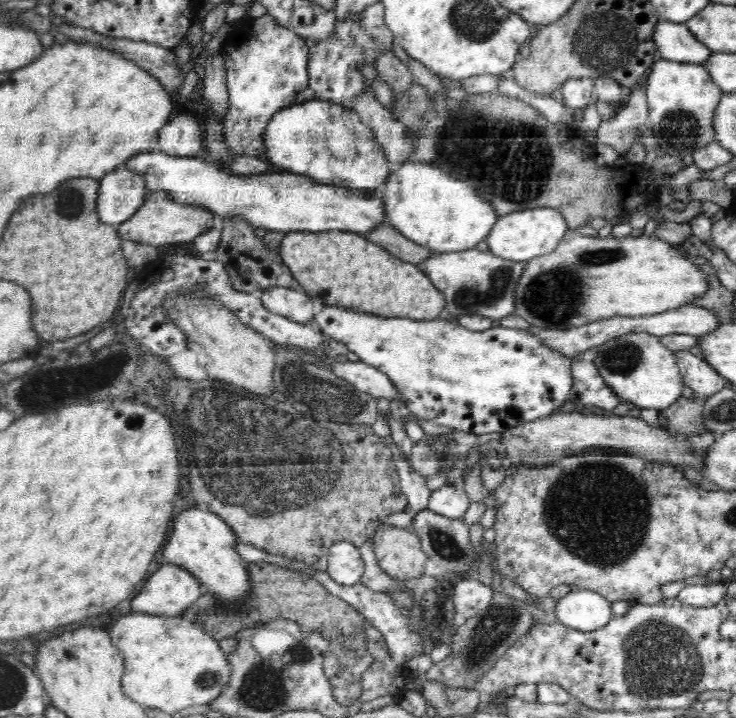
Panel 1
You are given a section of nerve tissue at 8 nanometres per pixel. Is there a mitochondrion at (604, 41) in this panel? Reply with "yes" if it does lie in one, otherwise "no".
yes

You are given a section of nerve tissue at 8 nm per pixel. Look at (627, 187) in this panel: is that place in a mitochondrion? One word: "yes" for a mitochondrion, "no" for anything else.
no

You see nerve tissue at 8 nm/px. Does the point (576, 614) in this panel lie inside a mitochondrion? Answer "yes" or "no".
no

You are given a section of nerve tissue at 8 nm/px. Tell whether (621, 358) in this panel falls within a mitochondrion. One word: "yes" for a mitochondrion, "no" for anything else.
yes

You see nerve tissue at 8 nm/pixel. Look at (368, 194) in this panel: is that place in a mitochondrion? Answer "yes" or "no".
no

